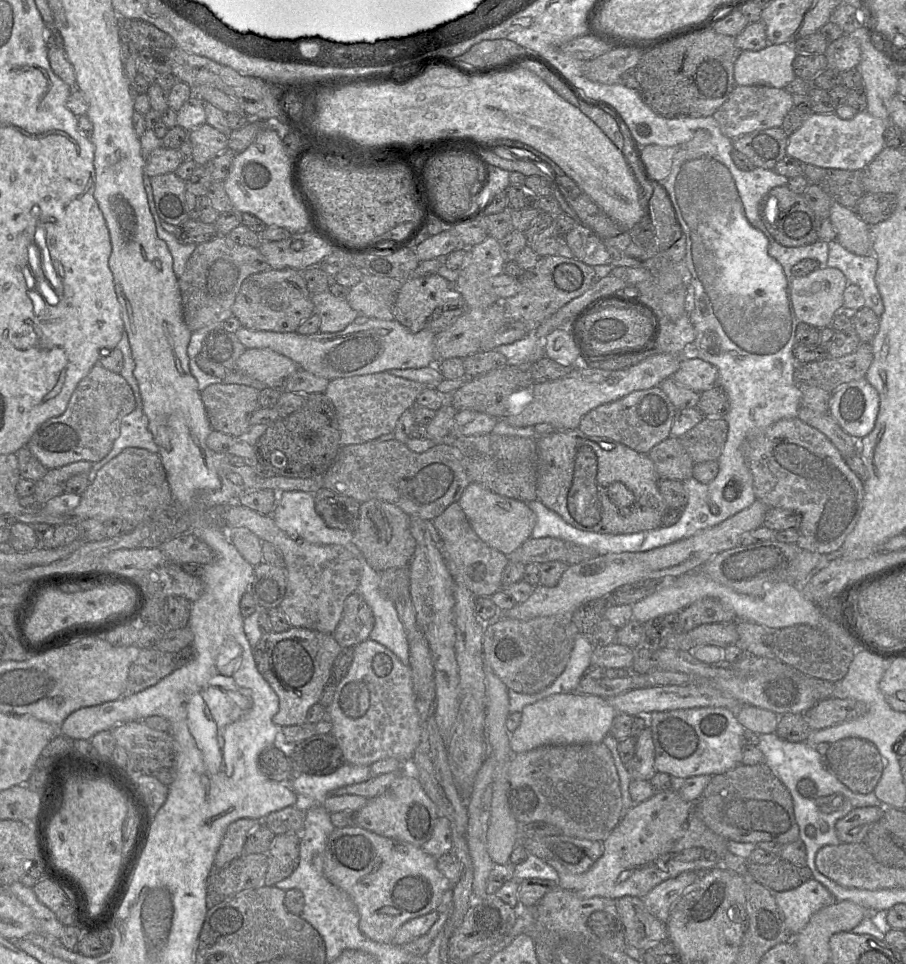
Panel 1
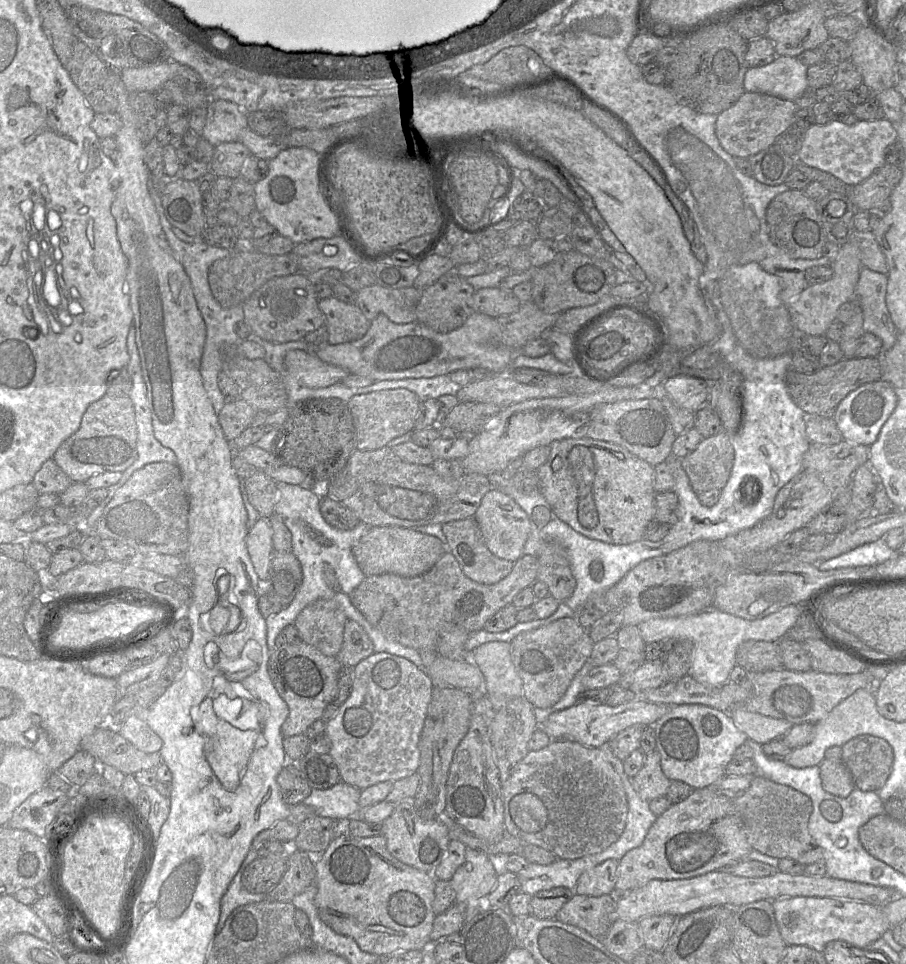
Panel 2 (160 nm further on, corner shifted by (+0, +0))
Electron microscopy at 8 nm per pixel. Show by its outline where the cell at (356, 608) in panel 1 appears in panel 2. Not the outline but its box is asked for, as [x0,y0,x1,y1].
[337,620,373,668]

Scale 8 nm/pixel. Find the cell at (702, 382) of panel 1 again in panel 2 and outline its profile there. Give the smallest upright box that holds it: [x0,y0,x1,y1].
[664,374,707,412]

